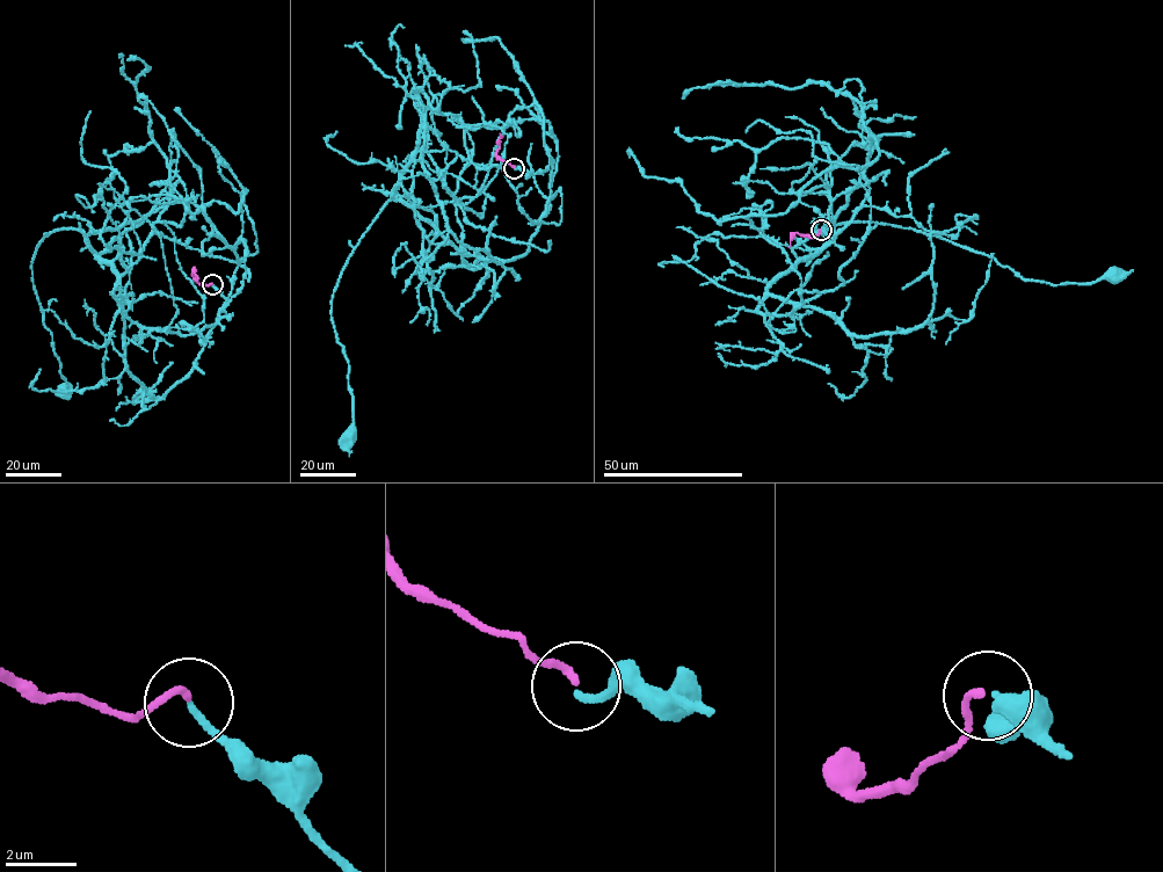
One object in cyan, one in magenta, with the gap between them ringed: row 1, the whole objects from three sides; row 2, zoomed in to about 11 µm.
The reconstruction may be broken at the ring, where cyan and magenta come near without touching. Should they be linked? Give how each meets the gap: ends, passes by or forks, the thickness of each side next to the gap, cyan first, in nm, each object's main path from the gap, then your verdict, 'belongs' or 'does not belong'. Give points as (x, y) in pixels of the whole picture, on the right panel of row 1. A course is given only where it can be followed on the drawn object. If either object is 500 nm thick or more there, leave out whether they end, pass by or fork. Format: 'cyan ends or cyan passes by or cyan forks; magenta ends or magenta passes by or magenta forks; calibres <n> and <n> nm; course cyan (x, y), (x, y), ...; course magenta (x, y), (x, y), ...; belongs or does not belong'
cyan ends; magenta ends; calibres 200 and 200 nm; course cyan (821, 230), (831, 235), (801, 189), (869, 164), (874, 137), (833, 229), (911, 229), (1054, 284), (1113, 275); course magenta (820, 230), (812, 238), (794, 233), (789, 247); does not belong

